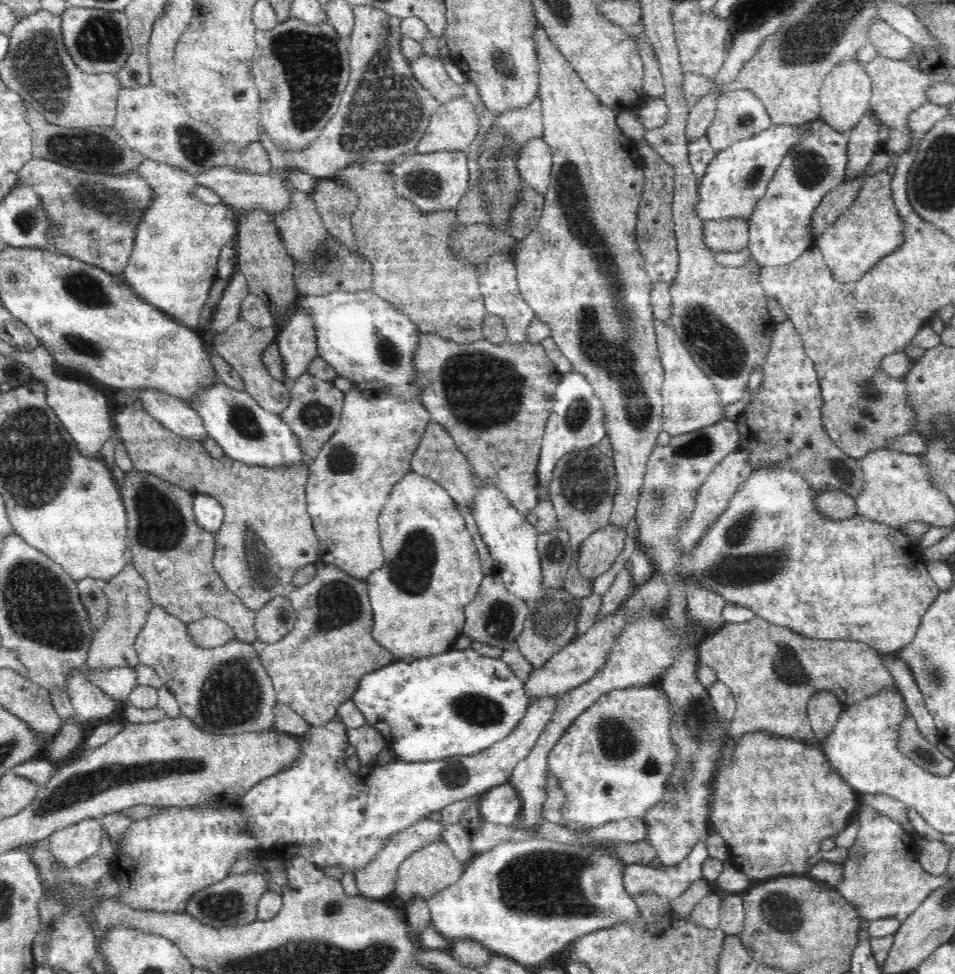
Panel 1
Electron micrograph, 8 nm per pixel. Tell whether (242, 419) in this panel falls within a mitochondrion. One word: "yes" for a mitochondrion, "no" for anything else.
yes

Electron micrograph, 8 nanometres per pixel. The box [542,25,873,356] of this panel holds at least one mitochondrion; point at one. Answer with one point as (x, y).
(810, 169)

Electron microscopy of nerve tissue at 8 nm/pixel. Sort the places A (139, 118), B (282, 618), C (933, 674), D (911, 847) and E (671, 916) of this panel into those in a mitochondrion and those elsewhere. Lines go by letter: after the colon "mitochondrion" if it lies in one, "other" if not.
A: other
B: mitochondrion
C: mitochondrion
D: other
E: other

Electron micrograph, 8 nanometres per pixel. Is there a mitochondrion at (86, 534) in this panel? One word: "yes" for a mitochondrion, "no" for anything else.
no

